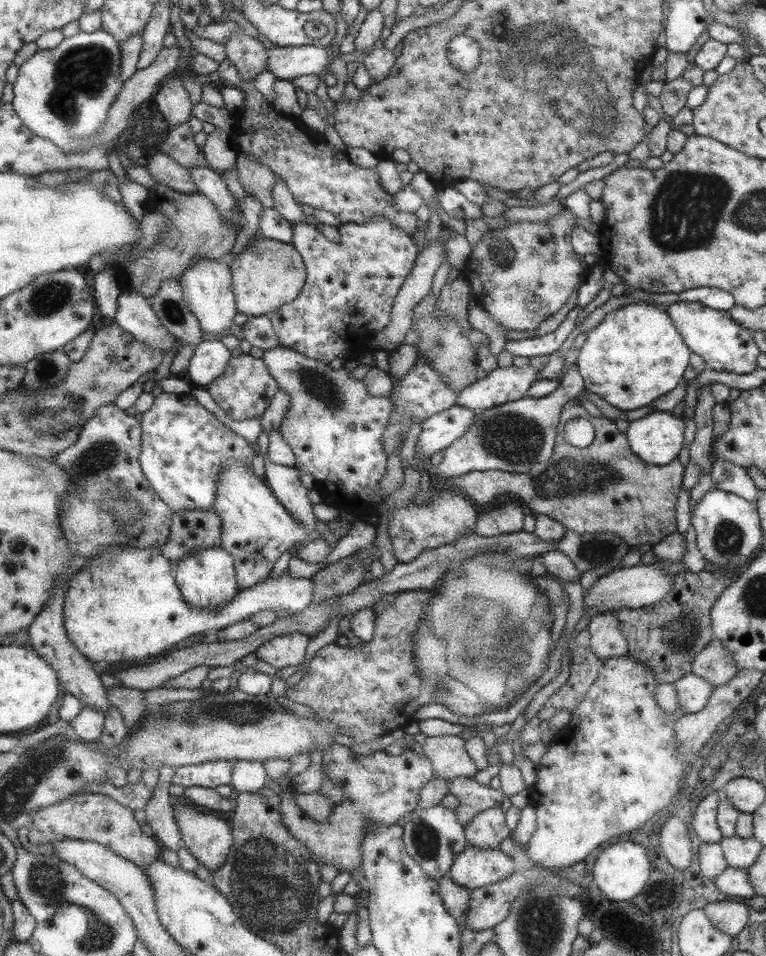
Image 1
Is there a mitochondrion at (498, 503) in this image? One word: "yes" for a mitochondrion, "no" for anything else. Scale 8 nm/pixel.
no

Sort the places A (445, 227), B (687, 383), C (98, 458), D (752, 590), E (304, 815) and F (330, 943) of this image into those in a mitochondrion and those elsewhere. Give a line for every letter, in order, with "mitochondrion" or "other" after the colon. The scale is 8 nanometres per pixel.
A: other
B: other
C: mitochondrion
D: mitochondrion
E: other
F: other

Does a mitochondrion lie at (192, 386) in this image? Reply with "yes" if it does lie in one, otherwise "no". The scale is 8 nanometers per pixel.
no

